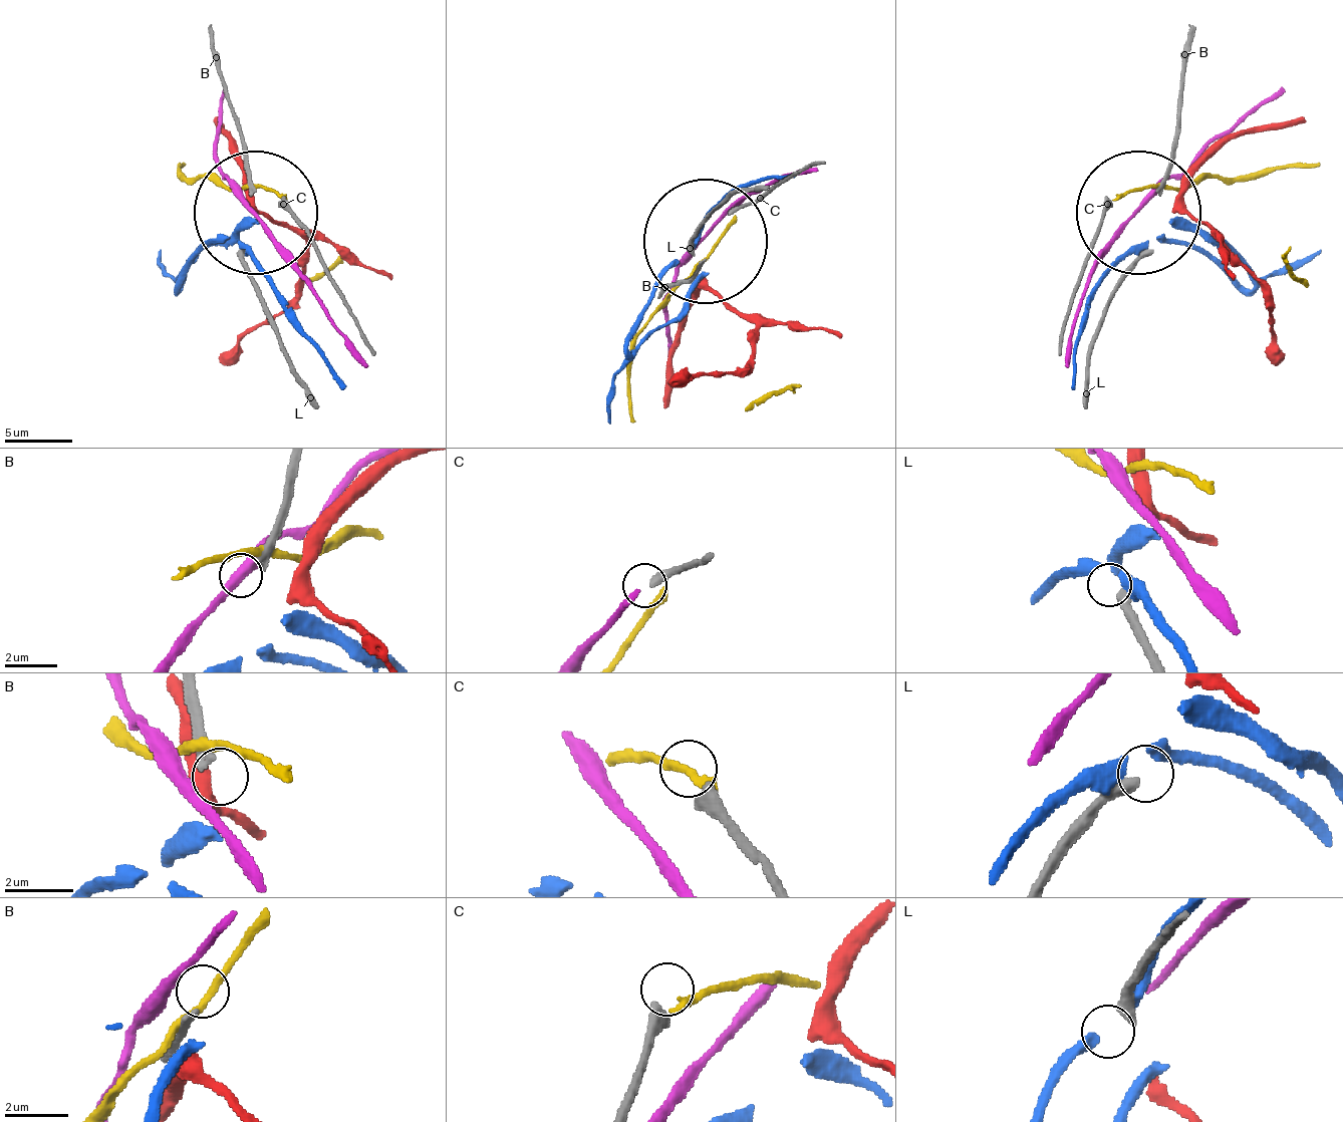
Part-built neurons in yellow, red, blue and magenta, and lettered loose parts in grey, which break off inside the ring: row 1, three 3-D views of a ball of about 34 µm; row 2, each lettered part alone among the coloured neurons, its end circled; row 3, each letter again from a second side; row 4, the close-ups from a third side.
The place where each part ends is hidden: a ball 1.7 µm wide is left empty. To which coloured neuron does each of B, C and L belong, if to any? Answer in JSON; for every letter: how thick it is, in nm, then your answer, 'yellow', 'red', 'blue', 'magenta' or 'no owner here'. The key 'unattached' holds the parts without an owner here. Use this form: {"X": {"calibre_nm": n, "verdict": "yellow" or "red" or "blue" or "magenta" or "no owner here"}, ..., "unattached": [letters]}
{"B": {"calibre_nm": 260, "verdict": "no owner here"}, "C": {"calibre_nm": 480, "verdict": "no owner here"}, "L": {"calibre_nm": 340, "verdict": "no owner here"}, "unattached": ["B", "C", "L"]}

